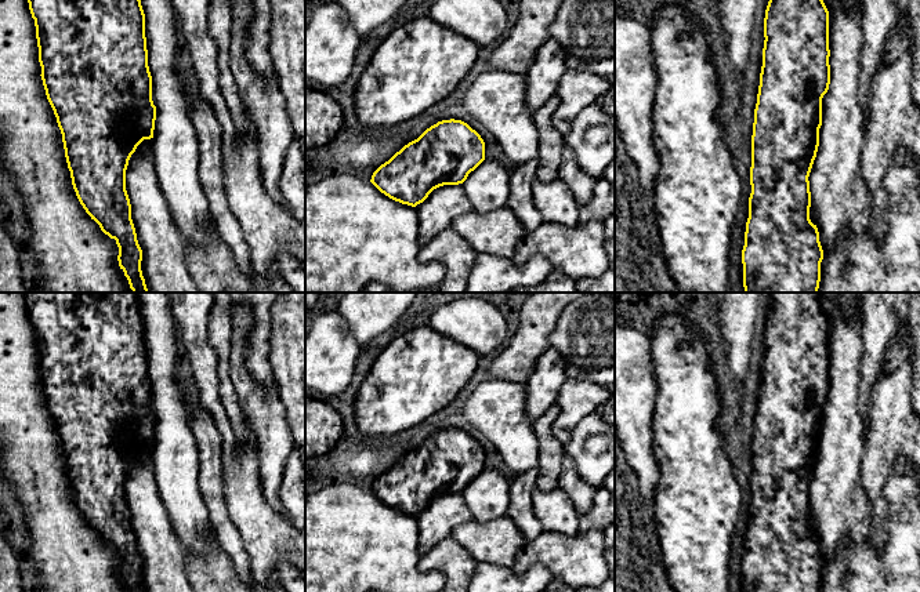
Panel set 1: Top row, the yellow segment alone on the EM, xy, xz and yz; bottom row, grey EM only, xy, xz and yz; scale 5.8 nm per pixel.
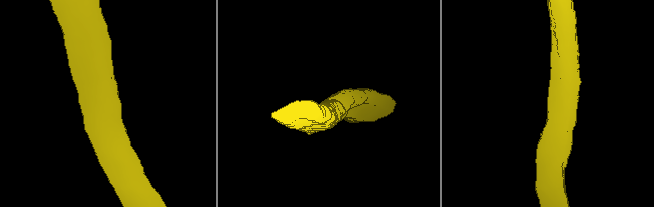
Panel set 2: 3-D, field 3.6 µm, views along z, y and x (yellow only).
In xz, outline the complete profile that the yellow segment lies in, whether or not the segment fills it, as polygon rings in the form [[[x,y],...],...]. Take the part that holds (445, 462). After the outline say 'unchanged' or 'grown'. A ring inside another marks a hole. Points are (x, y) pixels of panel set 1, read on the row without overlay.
[[[442,429],[427,437],[417,448],[405,454],[372,484],[370,491],[390,508],[416,516],[443,494],[463,493],[468,483],[485,469],[485,451],[461,429]]] | unchanged

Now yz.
[[[771,293],[751,444],[743,592],[819,592],[823,559],[809,529],[809,482],[819,455],[822,407],[830,393],[829,320],[819,293]]] | unchanged

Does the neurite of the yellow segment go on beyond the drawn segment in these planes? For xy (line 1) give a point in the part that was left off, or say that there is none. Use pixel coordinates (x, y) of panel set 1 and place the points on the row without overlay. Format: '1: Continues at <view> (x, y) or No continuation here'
1: No continuation here

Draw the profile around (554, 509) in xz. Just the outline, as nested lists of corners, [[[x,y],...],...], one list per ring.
[[[559,487],[553,491],[535,490],[532,494],[533,513],[543,526],[543,531],[559,533],[564,535],[579,534],[579,513]]]

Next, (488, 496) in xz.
[[[483,469],[461,493],[472,520],[488,523],[506,517],[510,504],[510,482],[497,471]]]

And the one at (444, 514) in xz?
[[[461,493],[443,494],[434,498],[414,517],[419,524],[419,553],[421,556],[428,553],[441,541],[449,540],[456,527],[472,520]]]

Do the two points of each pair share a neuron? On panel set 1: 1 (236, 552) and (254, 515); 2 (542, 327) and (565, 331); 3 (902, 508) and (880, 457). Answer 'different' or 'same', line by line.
1: different
2: different
3: different

